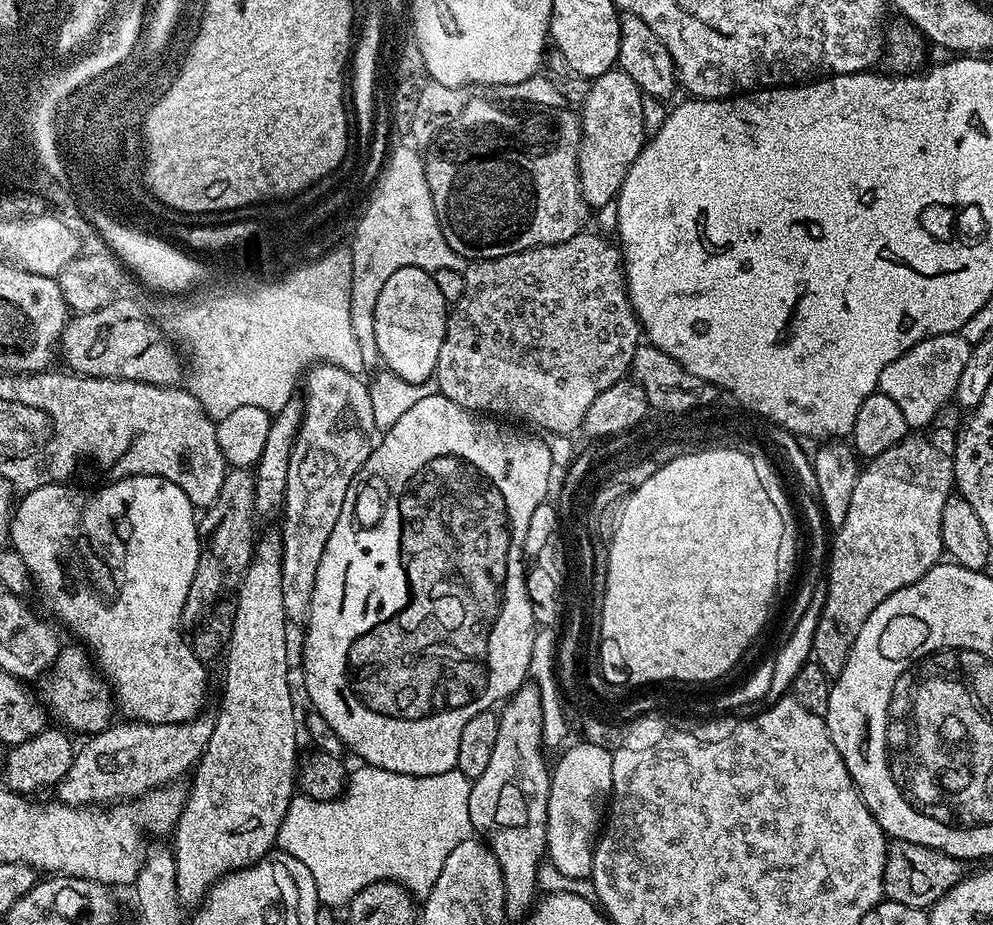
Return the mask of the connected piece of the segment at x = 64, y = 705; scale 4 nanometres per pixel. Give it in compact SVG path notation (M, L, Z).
M72 642L69 648L68 645L61 647L60 656L39 677L39 684L38 699L57 725L73 733L95 734L104 731L113 723L114 693L108 681L94 667L93 657L79 643Z

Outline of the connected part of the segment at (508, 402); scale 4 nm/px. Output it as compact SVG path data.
M585 230L566 242L522 250L518 254L506 254L502 258L493 260L477 260L469 263L468 269L463 274L462 298L458 298L458 302L451 305L446 338L442 342L442 351L438 353L438 366L434 377L434 384L440 387L437 388L439 395L450 398L450 402L462 406L467 412L487 414L492 418L507 418L521 425L533 424L534 427L541 428L541 430L536 429L541 433L572 432L583 425L586 410L590 410L594 398L598 398L598 394L602 394L606 386L614 386L614 382L629 375L636 349L642 343L642 329L626 291L624 258L613 241L611 244L606 237L595 236L591 230Z

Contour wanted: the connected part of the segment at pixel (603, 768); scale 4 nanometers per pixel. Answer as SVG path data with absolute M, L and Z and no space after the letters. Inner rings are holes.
M574 745L560 752L560 761L551 769L548 781L546 822L547 863L568 878L589 879L594 850L612 794L612 752L598 745Z

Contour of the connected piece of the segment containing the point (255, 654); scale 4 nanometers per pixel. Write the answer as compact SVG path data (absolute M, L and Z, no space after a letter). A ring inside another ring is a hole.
M272 530L255 541L252 561L240 580L240 587L235 589L234 603L234 630L222 660L224 693L220 696L220 709L214 712L214 734L210 734L208 749L194 769L188 801L174 829L178 898L184 906L203 904L216 881L239 868L258 863L276 848L278 830L298 788L298 712L296 716L292 688L288 685L290 621L286 606L282 606L282 538L279 531Z

